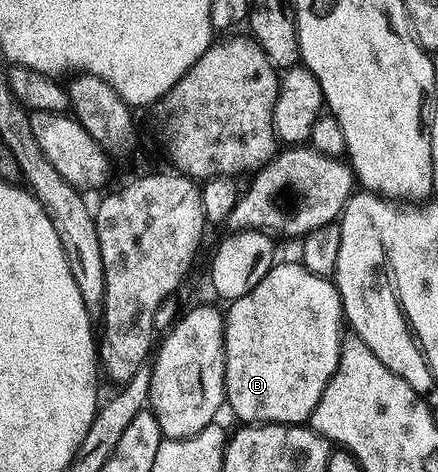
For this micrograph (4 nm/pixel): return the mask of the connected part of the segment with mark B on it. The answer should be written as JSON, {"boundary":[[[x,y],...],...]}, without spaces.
{"boundary":[[[277,262],[253,289],[232,301],[223,315],[227,408],[246,425],[304,425],[339,362],[343,313],[336,283],[311,274],[300,262]]]}

